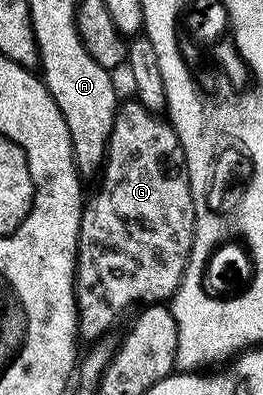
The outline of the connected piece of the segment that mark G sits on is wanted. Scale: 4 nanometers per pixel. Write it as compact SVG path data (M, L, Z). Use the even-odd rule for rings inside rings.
M137 99L130 100L124 100L115 111L107 155L97 177L99 186L92 197L86 198L80 220L75 299L79 314L78 336L82 340L84 337L87 343L106 338L110 334L107 332L136 307L144 303L163 303L174 297L187 270L195 238L195 200L179 136L166 116L146 109Z

